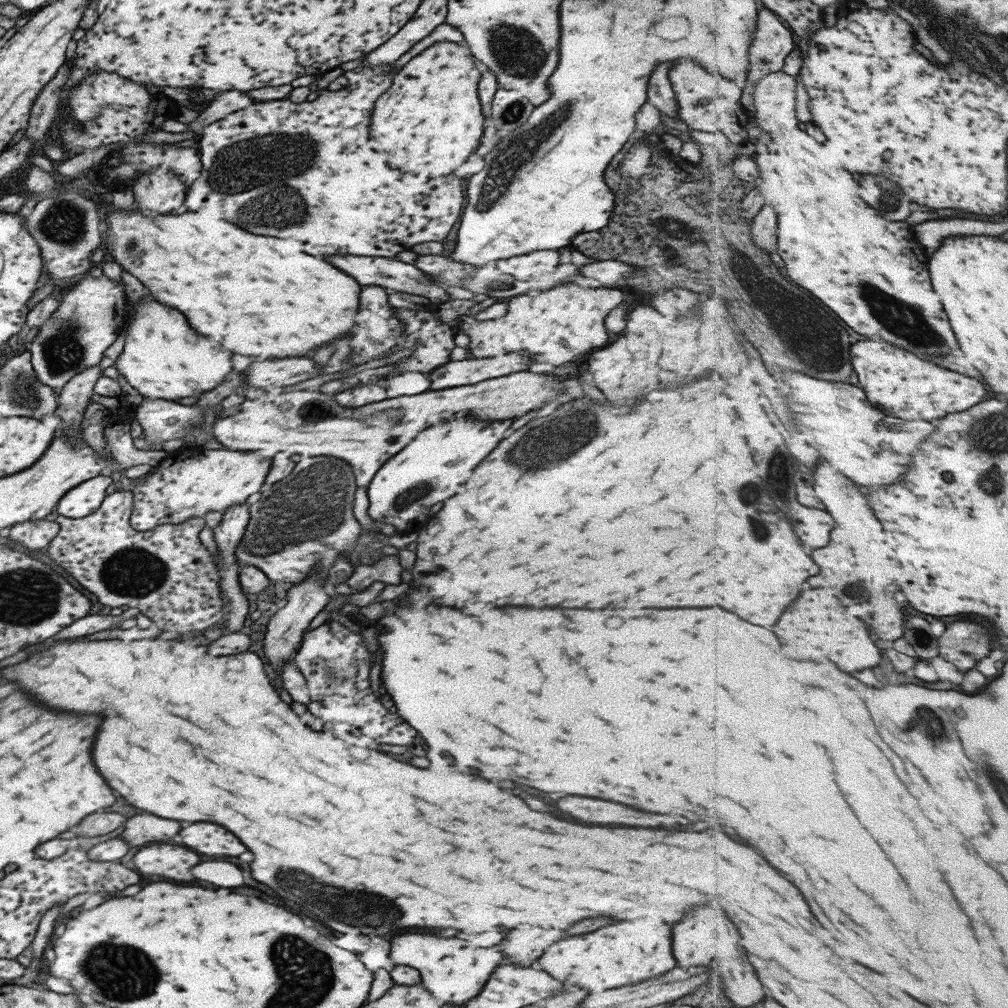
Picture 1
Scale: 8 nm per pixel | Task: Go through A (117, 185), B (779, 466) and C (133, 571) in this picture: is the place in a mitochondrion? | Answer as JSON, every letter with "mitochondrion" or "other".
{"A":"other","B":"mitochondrion","C":"mitochondrion"}

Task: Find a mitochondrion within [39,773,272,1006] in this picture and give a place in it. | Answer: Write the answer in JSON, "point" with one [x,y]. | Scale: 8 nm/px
{"point":[121,973]}

